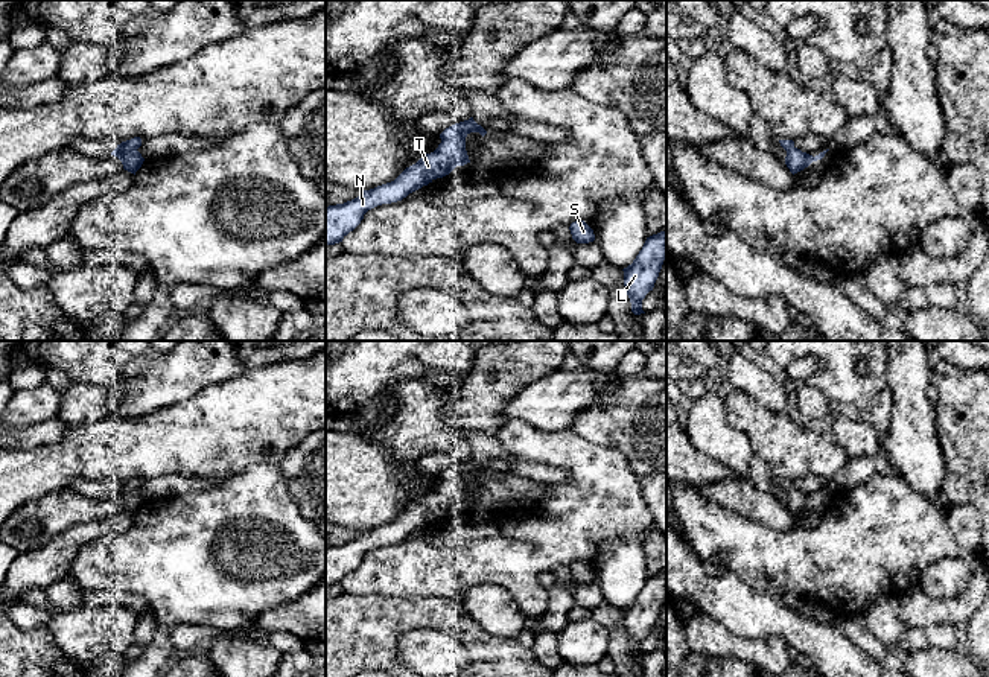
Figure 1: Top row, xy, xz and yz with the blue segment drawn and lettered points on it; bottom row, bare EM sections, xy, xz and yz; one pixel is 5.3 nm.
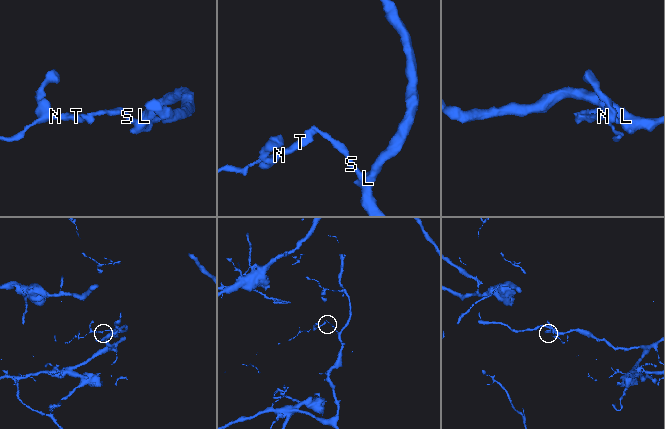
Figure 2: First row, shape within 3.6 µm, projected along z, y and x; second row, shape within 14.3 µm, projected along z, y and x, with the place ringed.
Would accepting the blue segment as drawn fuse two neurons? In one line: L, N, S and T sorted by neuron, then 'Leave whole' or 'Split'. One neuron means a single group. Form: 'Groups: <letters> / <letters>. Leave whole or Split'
Groups: L S / N T. Split

